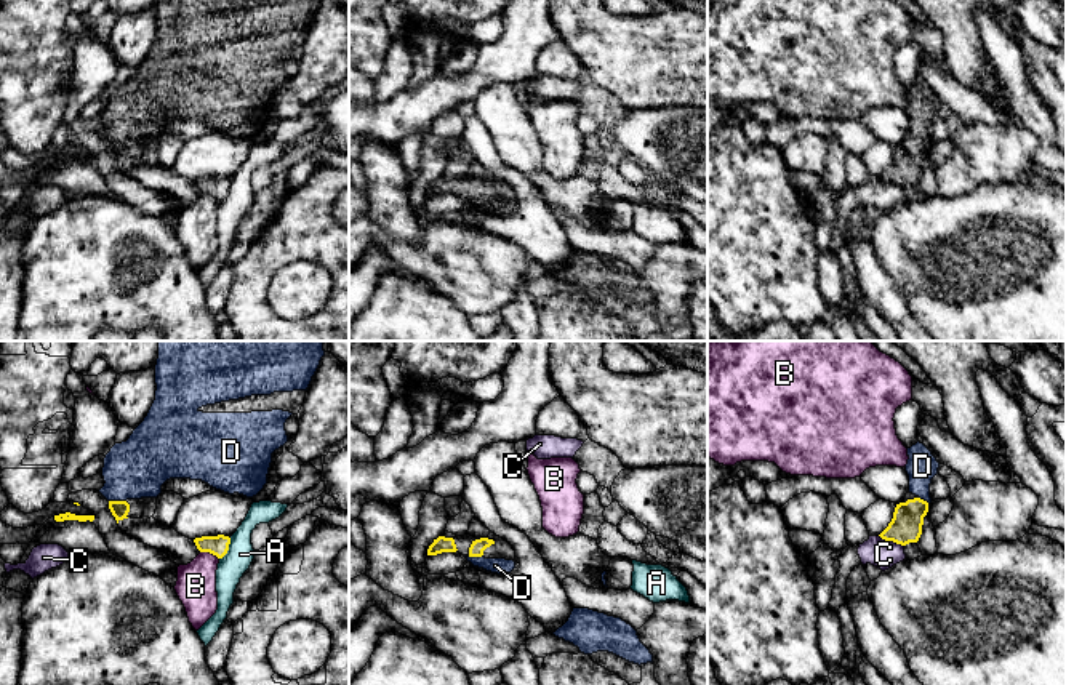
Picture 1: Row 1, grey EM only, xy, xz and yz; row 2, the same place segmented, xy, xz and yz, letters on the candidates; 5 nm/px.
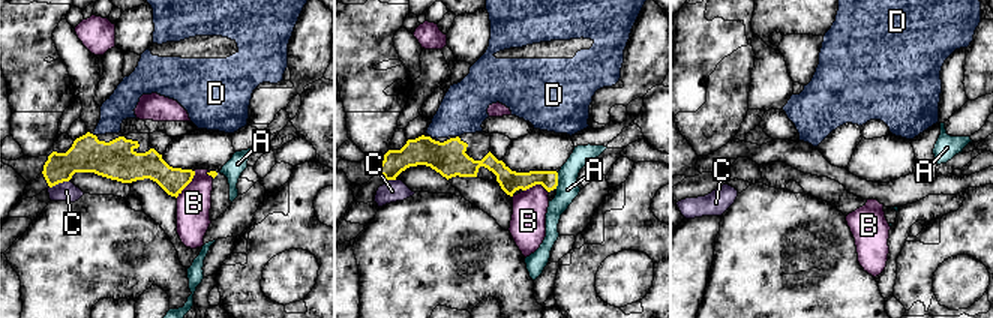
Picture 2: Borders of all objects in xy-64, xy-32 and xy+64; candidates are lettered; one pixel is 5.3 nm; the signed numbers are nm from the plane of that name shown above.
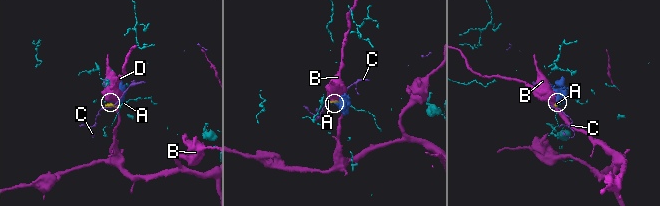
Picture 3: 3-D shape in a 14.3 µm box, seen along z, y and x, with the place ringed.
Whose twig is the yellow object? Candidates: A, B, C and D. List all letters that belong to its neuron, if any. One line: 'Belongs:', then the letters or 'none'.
Belongs: D

